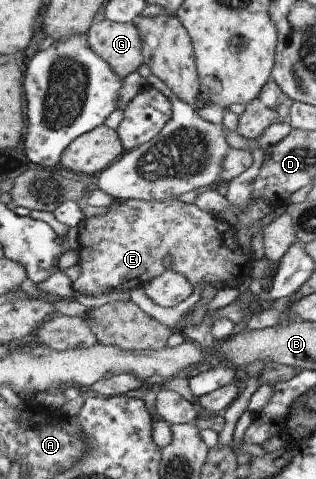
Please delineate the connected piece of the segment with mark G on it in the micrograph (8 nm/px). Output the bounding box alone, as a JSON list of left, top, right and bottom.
[87,19,146,79]

